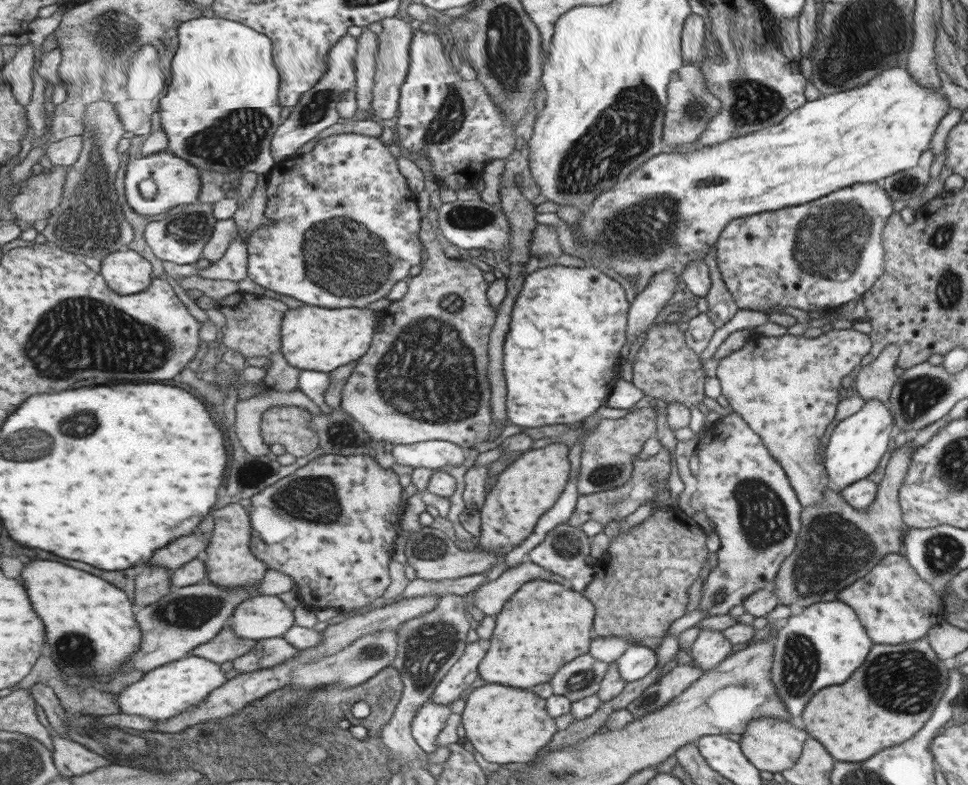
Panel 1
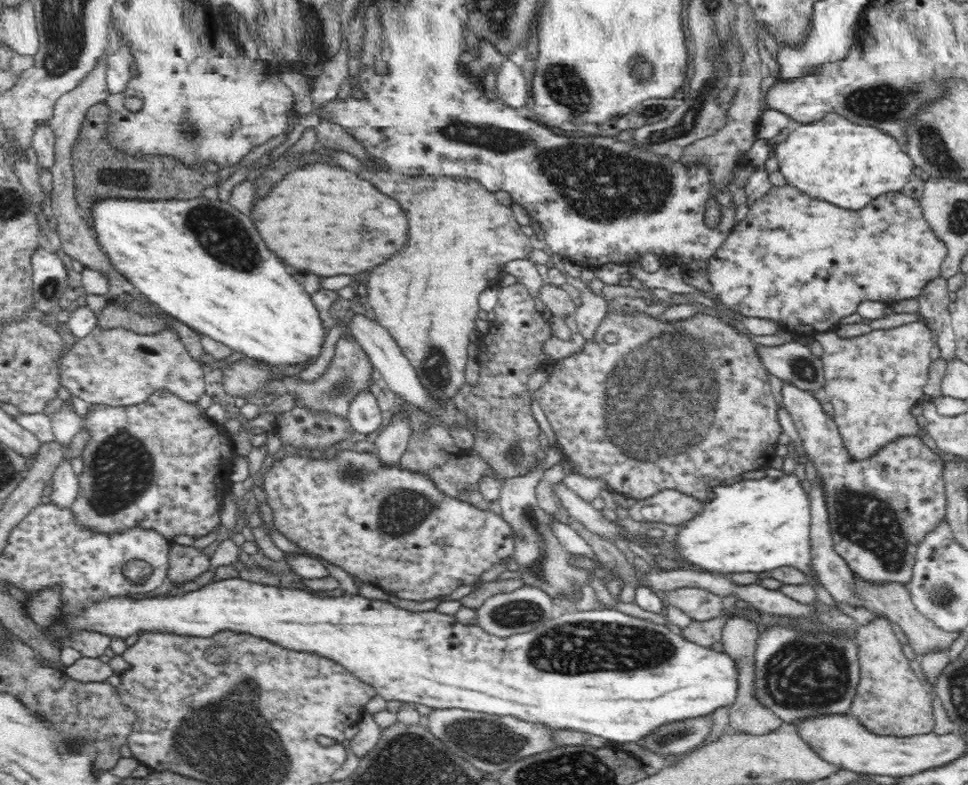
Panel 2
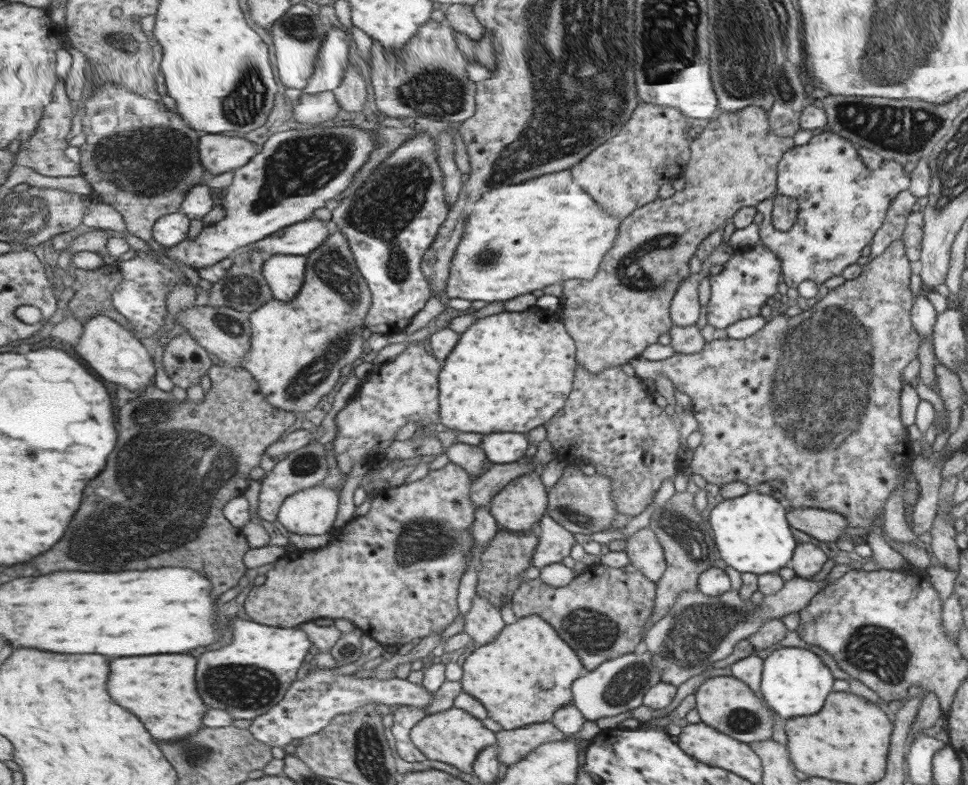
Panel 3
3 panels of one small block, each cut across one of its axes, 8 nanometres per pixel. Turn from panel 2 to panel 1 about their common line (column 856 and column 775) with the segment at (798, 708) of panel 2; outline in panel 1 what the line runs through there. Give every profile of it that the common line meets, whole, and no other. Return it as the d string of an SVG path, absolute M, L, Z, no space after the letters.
M835 597L831 601L817 602L806 608L803 607L799 615L788 617L779 623L774 640L774 660L770 668L770 679L774 686L777 686L776 693L784 702L791 718L797 721L795 720L797 714L801 714L805 702L819 688L845 682L851 676L851 672L865 660L869 648L871 648L871 639L857 618L855 610Z

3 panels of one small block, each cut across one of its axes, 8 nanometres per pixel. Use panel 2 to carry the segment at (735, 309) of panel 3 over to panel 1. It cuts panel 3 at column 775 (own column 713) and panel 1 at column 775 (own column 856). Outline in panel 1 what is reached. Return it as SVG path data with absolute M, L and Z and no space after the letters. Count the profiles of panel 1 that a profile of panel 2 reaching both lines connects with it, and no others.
M876 182L855 183L852 186L841 188L839 191L830 192L820 199L800 204L792 207L780 208L779 210L759 212L756 215L749 215L733 219L723 228L721 235L716 240L717 272L723 280L723 284L729 292L735 306L749 310L758 310L761 312L778 312L779 309L797 308L805 313L816 309L825 309L834 312L837 308L844 307L850 302L862 301L865 292L869 291L876 280L885 272L885 252L886 248L881 246L881 232L884 231L885 223L888 222L889 216L897 213L897 208L893 208L893 201L887 193L877 186Z

